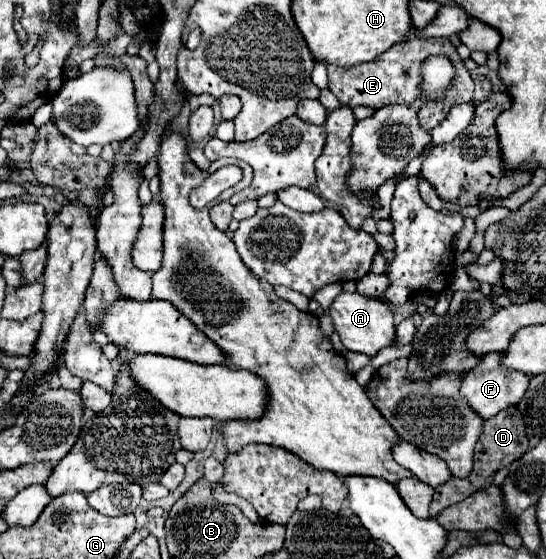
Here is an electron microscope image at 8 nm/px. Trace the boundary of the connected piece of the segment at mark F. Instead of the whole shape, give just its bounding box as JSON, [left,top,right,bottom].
[459,352,529,420]

